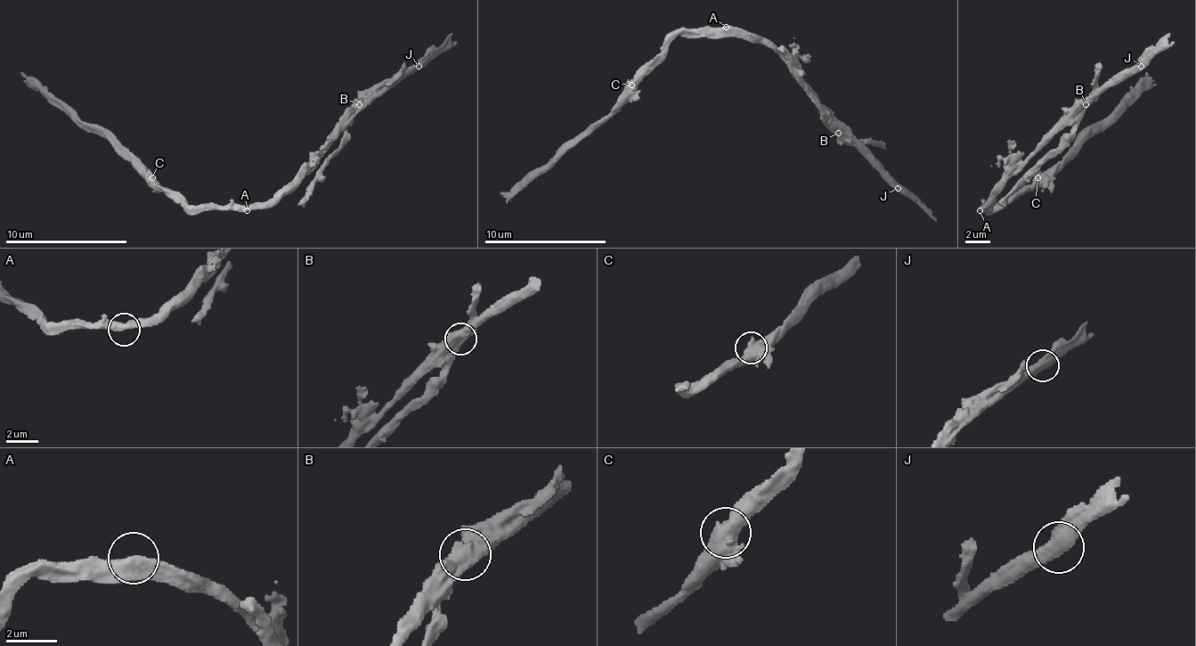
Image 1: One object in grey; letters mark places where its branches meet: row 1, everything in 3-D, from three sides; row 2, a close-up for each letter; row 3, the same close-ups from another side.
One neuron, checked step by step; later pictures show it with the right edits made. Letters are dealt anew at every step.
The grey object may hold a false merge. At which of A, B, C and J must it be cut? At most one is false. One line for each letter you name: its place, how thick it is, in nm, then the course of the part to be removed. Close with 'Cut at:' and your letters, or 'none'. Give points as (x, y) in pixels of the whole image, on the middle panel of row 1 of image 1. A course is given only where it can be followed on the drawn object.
B: Place: (838, 133). Thickness 600 nm. Course of the part to remove: (839, 134), (827, 121), (827, 112), (781, 51)
Cut at: B

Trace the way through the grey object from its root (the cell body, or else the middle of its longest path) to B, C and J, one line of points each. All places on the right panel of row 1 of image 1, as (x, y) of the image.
B: (986, 208), (988, 199), (1086, 103)
C: (986, 208), (1004, 208), (1037, 177)
J: (986, 208), (988, 199), (1086, 103), (1111, 85), (1117, 85), (1133, 76), (1142, 67)

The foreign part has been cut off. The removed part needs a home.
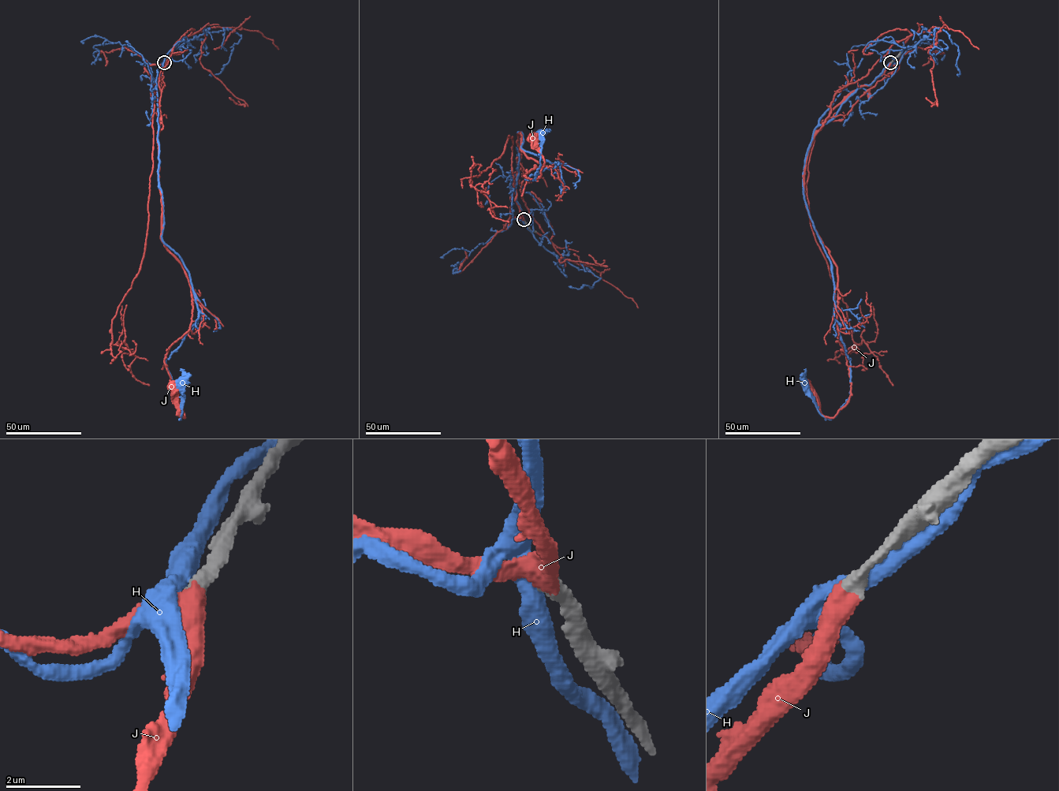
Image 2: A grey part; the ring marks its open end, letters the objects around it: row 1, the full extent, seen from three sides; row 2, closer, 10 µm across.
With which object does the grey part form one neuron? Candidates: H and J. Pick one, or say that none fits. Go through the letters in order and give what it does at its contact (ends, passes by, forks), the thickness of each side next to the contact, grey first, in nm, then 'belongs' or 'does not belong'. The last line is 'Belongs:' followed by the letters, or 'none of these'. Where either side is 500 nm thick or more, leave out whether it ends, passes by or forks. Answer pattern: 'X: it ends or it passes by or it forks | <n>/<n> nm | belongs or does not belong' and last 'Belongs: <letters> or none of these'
H: it passes by | 420/440 nm | does not belong
J: it passes by | 420/440 nm | belongs
Belongs: J

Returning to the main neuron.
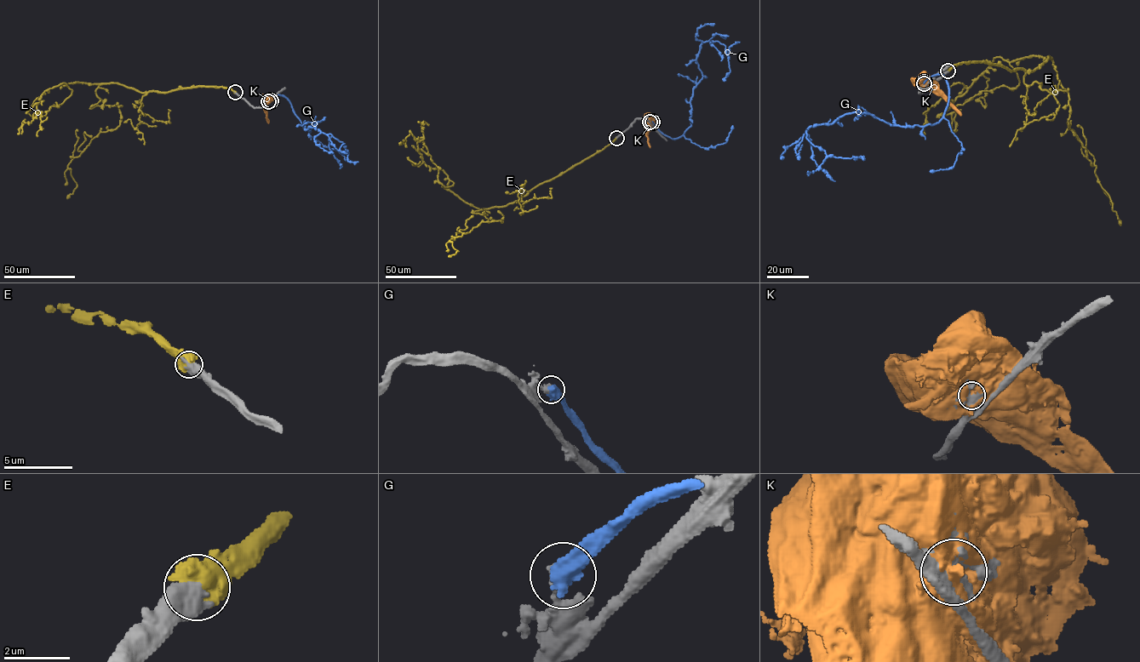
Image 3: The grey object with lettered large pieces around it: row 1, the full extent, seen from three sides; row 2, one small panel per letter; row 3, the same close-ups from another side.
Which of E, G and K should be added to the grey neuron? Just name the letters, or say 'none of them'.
E

